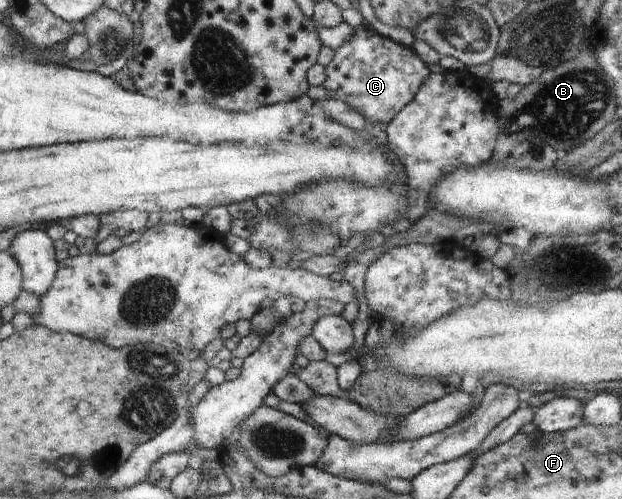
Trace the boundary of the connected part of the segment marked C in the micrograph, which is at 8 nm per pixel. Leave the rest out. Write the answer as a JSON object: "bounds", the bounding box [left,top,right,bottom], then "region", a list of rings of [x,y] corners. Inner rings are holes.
{"bounds":[321,24,429,135],"region":[[[363,24],[353,29],[353,37],[334,51],[333,60],[324,68],[326,79],[321,86],[329,91],[329,100],[341,101],[367,119],[368,130],[361,135],[367,135],[379,123],[392,122],[413,101],[421,83],[429,77],[427,65],[413,53],[413,49],[408,46],[401,49],[399,43]]]}

